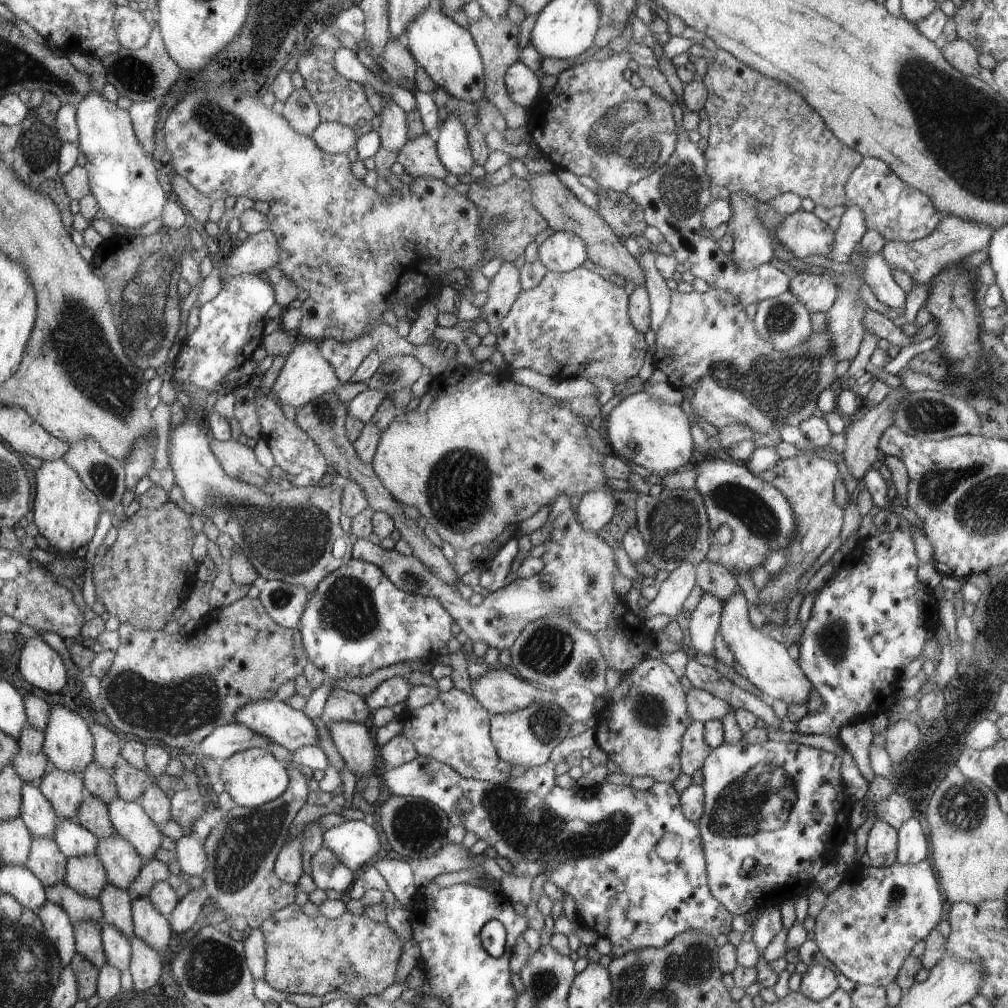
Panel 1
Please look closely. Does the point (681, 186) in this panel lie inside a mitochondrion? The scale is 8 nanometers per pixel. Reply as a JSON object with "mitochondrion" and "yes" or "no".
{"mitochondrion":"yes"}

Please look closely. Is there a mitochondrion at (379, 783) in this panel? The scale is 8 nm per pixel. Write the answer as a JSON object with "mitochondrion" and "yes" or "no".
{"mitochondrion":"no"}

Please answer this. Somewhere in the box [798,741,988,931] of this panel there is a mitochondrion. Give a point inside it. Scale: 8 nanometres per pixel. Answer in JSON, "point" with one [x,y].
{"point":[896,896]}

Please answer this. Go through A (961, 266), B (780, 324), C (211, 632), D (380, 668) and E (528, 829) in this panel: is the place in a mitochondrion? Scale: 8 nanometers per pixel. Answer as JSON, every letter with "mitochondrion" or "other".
{"A":"other","B":"mitochondrion","C":"other","D":"other","E":"mitochondrion"}

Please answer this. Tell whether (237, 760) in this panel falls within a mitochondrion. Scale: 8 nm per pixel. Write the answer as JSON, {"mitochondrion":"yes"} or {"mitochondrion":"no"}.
{"mitochondrion":"no"}

